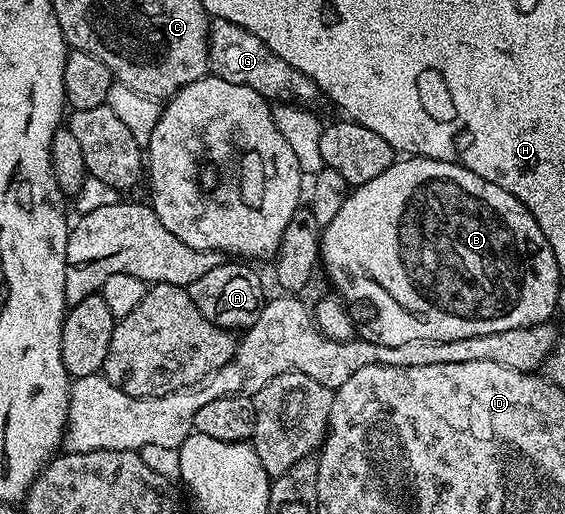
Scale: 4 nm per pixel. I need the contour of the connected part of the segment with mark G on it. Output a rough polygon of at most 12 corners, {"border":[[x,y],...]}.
{"border":[[233,21],[207,28],[210,74],[268,101],[321,92]]}

